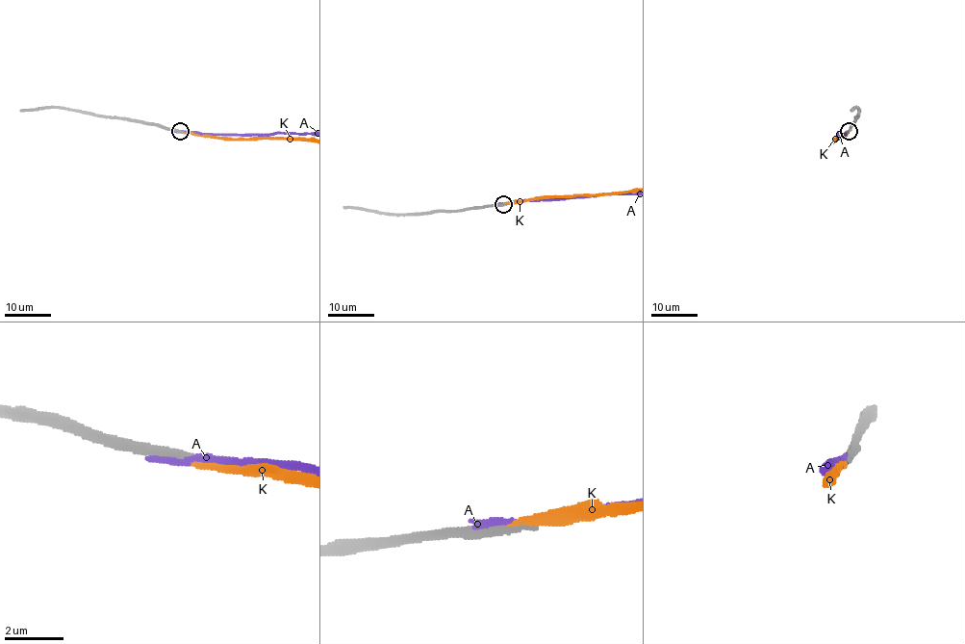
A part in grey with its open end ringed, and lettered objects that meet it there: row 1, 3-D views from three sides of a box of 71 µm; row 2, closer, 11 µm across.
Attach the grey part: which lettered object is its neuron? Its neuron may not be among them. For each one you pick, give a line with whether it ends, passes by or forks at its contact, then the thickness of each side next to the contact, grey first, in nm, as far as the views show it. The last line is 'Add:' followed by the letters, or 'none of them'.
K: it ends; calibres 360 and 240 nm
Add: K

